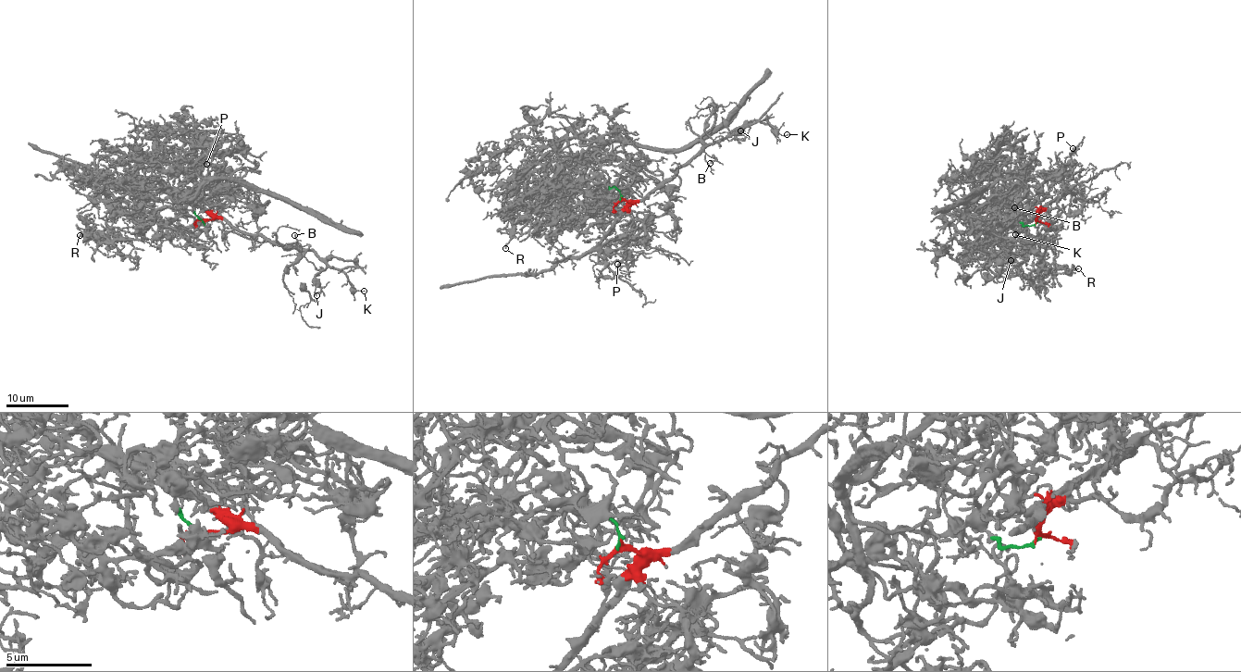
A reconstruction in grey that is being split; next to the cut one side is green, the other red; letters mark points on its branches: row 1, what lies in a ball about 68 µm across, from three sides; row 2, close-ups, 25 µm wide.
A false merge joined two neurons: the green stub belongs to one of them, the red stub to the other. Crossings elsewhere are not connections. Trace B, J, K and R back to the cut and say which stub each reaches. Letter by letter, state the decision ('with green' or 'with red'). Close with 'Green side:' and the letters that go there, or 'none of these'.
B: with red
J: with red
K: with red
R: with green
Green side: R

